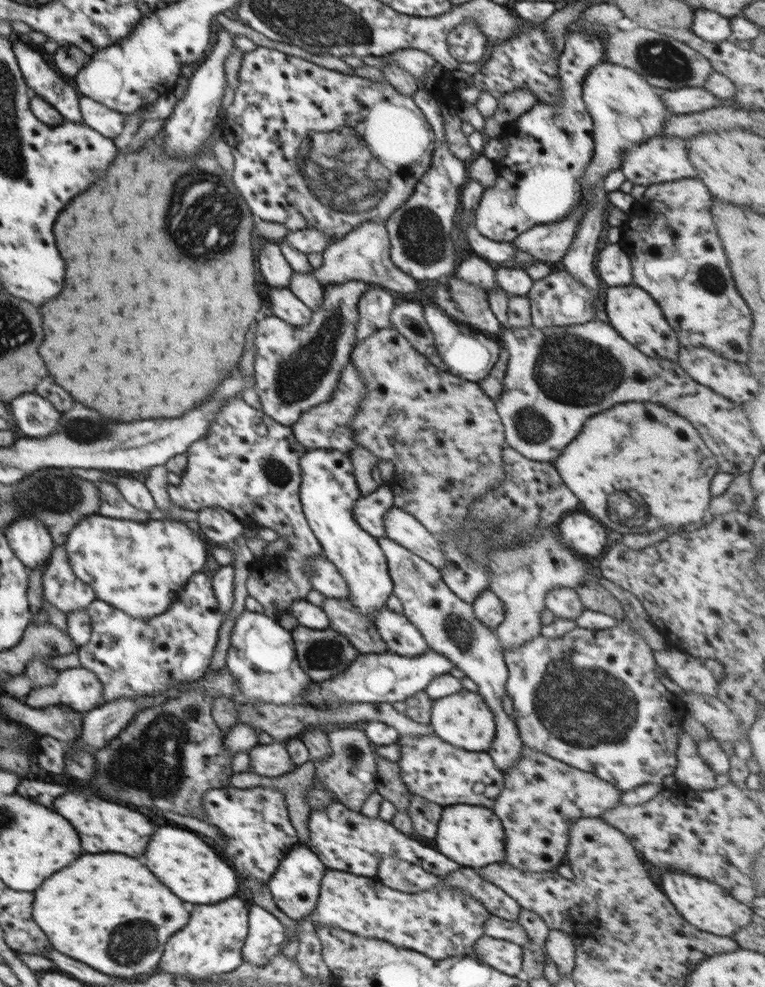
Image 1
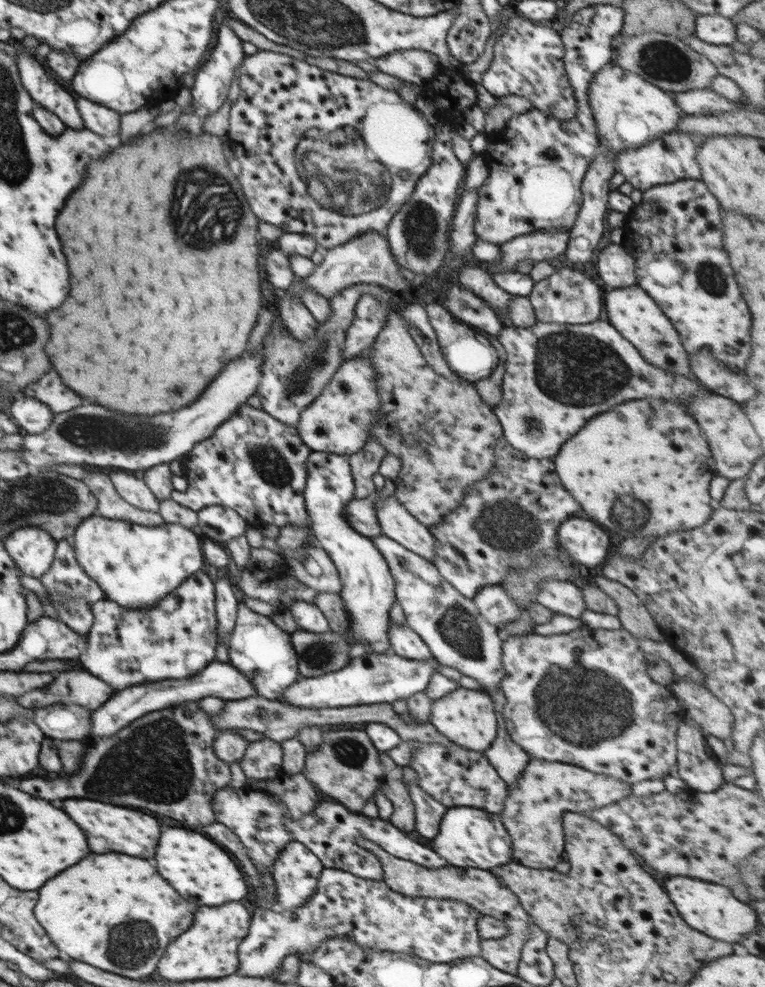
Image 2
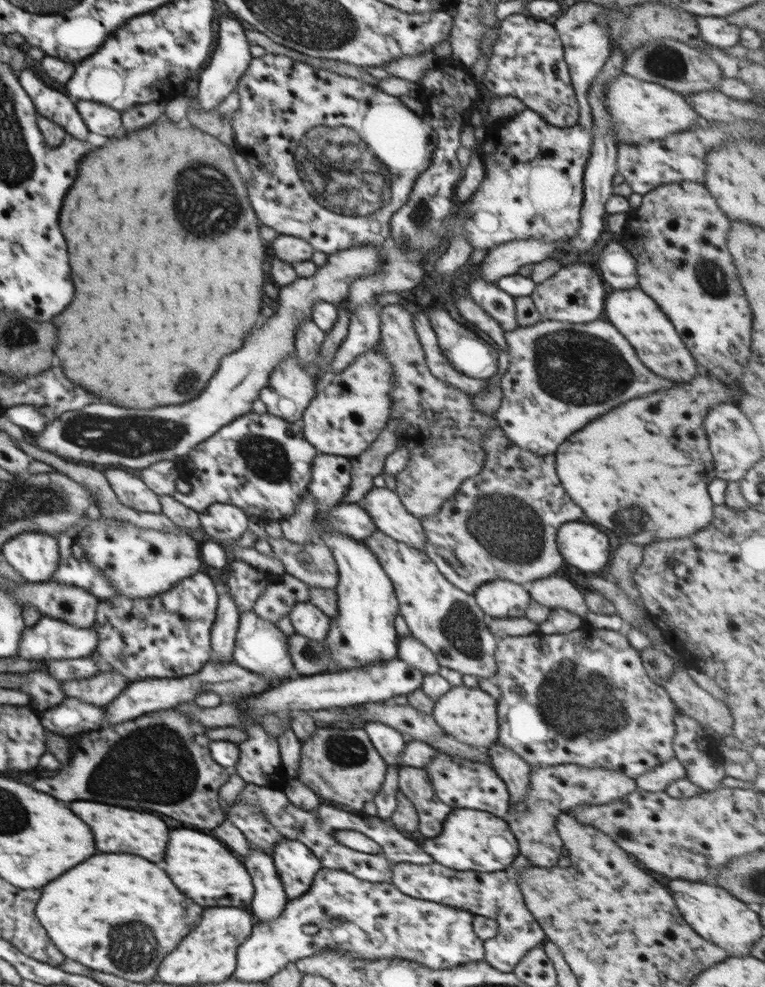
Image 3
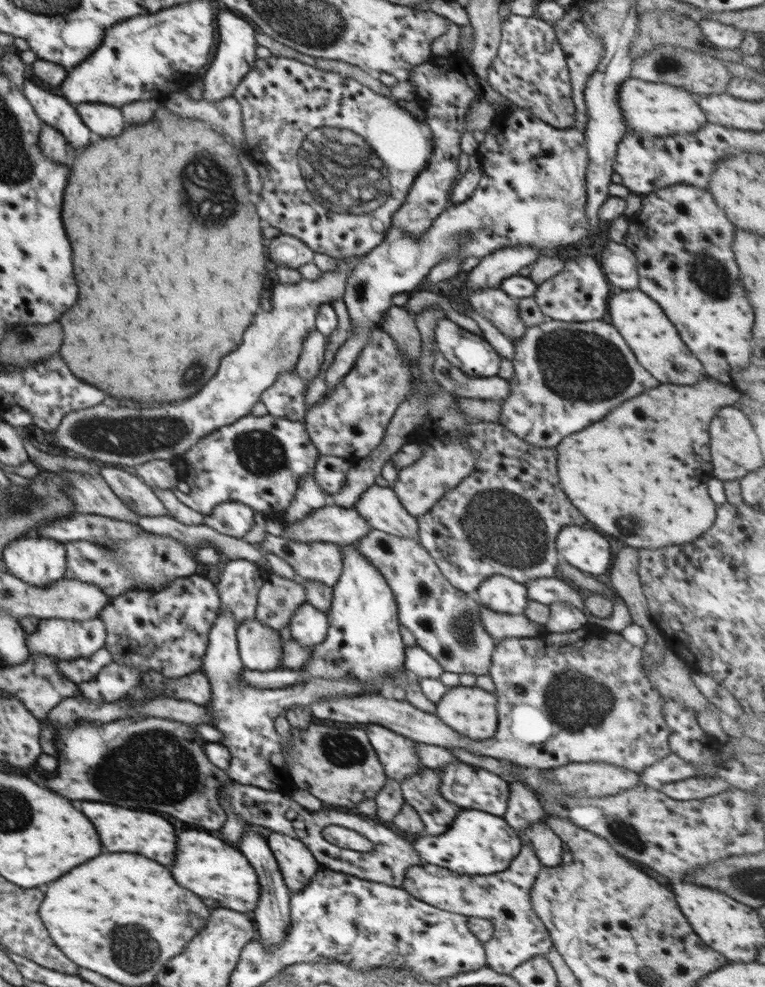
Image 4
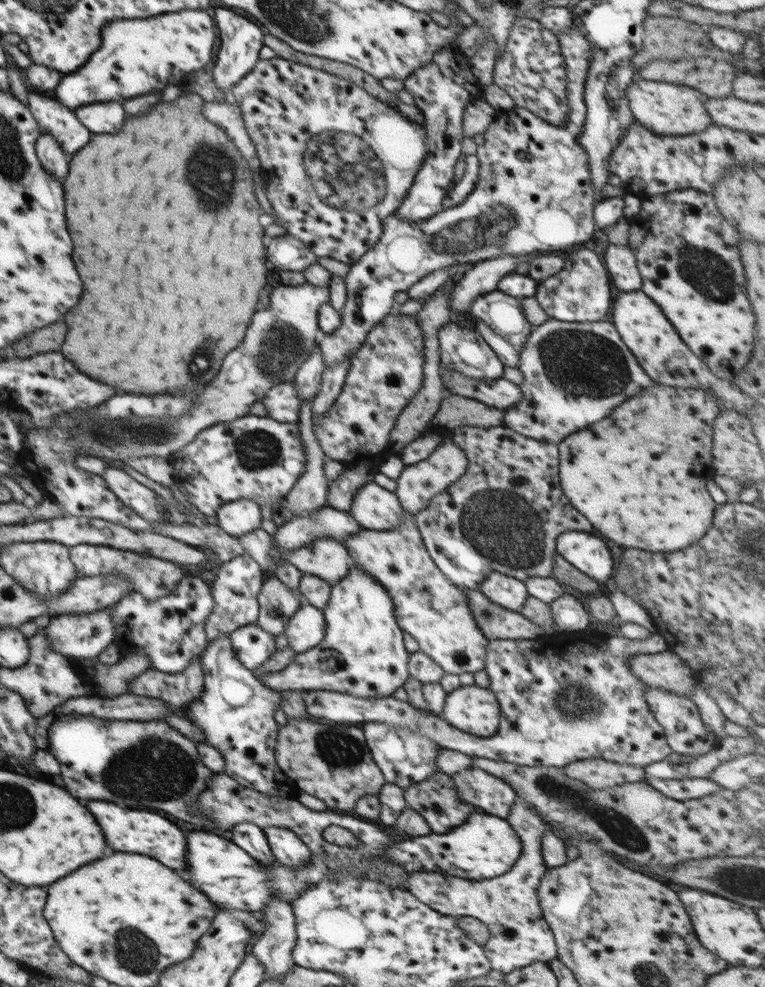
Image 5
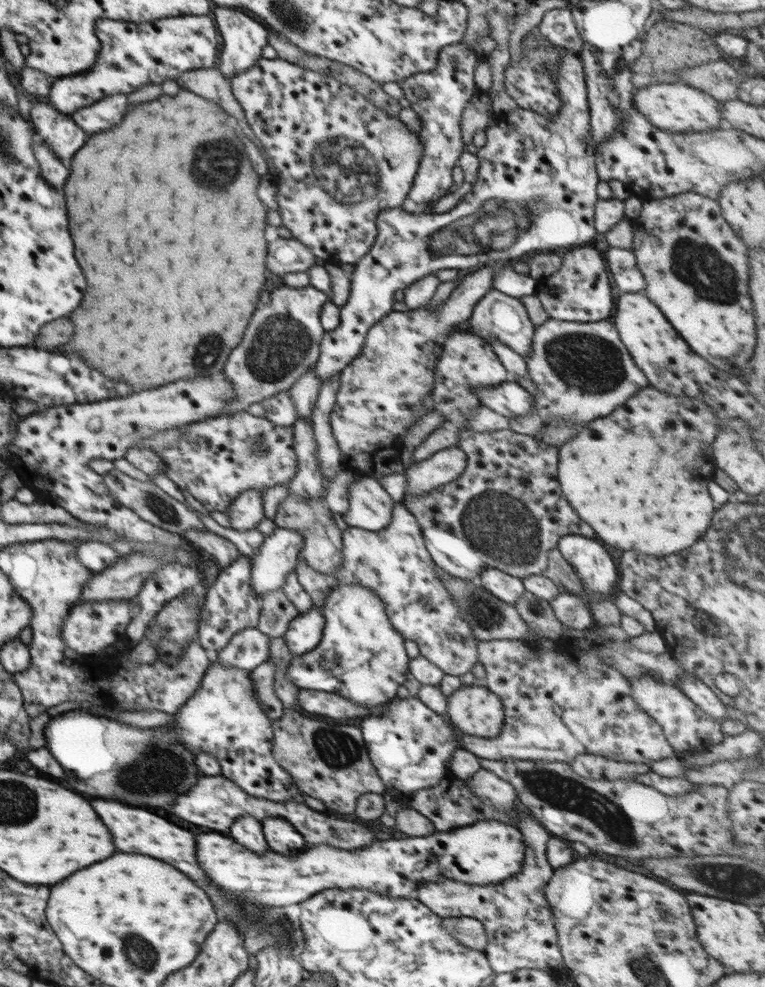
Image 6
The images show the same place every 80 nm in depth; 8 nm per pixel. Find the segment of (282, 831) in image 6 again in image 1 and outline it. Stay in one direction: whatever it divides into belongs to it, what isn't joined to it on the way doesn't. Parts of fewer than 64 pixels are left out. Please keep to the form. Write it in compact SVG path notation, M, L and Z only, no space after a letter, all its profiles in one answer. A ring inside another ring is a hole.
M294 845L280 861L276 872L272 874L267 886L271 890L276 906L294 920L300 922L305 916L313 913L321 887L321 880L325 873L325 866L308 846Z

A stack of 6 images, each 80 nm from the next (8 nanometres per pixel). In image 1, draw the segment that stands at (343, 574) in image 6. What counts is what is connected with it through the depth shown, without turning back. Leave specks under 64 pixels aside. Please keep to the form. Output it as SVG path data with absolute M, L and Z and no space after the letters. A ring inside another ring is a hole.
M378 537L377 541L393 580L393 593L401 600L406 619L422 634L430 650L445 656L455 668L462 670L477 684L477 692L491 708L497 730L487 753L498 770L506 773L520 760L523 742L516 722L502 709L502 697L507 694L505 684L509 676L503 657L503 644L494 631L476 619L473 606L450 590L440 570L388 537Z

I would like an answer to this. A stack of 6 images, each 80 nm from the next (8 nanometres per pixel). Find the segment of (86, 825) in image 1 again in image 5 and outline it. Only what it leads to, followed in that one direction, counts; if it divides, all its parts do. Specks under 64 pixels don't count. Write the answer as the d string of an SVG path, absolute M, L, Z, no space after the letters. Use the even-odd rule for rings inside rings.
M92 800L86 806L94 814L96 822L102 826L110 848L122 850L122 852L132 852L132 854L146 854L146 856L156 858L158 862L170 866L172 870L188 868L188 864L186 864L186 836L178 826L170 824L170 820L166 820L158 814L152 814L152 812L128 810L128 808L120 808L116 804L102 802L102 800Z

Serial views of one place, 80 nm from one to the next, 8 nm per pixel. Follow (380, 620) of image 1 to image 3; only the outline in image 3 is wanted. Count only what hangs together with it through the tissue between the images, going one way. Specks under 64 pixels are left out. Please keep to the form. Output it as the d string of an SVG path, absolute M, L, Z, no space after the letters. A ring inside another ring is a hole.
M410 636L399 637L399 658L406 664L414 666L426 675L436 674L440 669L435 654L424 646L422 641Z

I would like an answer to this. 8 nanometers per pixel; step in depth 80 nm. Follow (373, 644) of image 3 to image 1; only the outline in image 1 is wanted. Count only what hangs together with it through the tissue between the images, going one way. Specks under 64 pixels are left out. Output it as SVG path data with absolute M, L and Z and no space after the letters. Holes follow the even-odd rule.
M307 449L300 457L300 468L300 502L310 530L319 540L326 558L346 579L349 601L374 622L374 616L393 593L393 580L377 538L362 530L354 518L354 505L361 495L350 455L334 449Z

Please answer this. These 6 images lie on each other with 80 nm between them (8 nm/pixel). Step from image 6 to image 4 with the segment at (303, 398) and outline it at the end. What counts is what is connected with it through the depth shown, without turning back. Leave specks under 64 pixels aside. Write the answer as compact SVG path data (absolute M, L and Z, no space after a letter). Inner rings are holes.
M316 328L309 332L294 370L304 384L309 385L319 375L325 359L326 345L327 337L324 334Z

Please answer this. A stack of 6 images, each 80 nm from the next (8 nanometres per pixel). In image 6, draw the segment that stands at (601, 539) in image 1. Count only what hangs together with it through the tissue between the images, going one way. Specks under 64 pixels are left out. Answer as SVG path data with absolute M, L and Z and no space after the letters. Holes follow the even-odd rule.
M564 535L557 550L580 577L583 590L590 600L606 596L617 586L618 574L603 544L582 535Z

